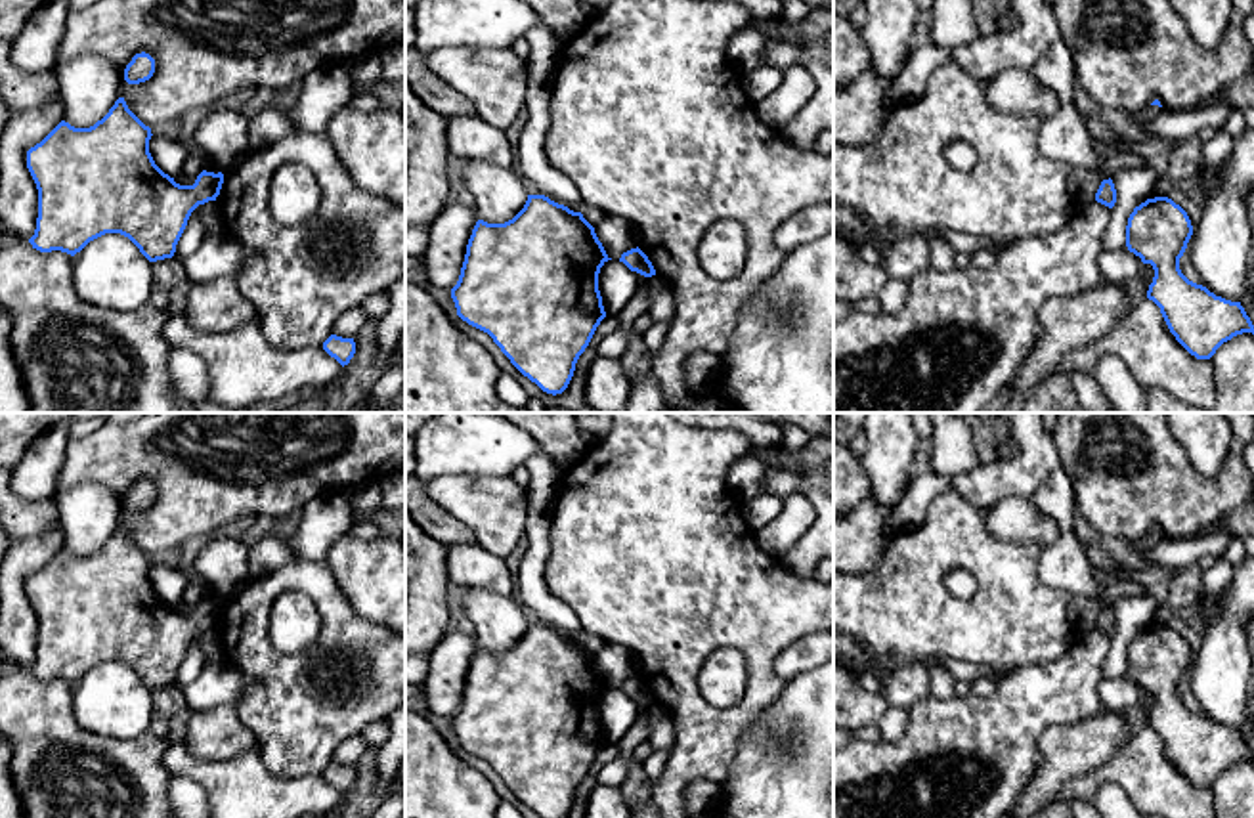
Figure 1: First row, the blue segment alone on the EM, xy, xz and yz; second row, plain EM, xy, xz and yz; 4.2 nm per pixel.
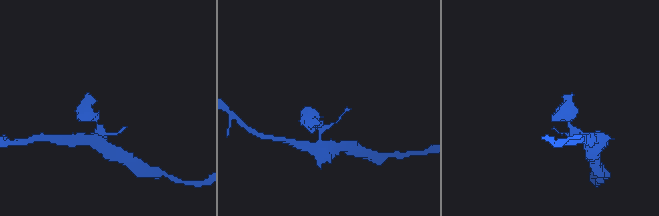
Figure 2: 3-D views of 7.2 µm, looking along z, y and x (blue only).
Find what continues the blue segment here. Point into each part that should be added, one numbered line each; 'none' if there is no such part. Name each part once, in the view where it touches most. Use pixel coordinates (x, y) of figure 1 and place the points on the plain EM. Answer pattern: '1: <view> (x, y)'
none

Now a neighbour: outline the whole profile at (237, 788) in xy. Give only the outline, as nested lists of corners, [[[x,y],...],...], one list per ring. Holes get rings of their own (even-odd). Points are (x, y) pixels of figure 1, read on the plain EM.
[[[168,743],[162,763],[170,776],[205,789],[210,818],[325,818],[344,797],[323,774],[273,776],[258,745],[227,761],[201,761],[184,743]]]

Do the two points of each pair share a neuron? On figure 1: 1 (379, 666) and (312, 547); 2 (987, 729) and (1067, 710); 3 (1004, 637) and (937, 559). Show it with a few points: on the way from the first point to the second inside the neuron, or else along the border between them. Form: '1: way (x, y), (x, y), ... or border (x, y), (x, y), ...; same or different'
1: border (297, 559), (322, 560); different
2: way (1006, 725), (1021, 710), (1048, 710); same
3: way (979, 629), (973, 629), (935, 591), (935, 583); same

